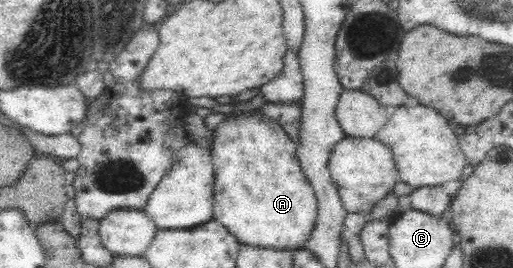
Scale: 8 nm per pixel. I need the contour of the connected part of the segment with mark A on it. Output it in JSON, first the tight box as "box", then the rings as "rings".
{"box":[210,110,317,251],"rings":[[[258,110],[228,117],[214,132],[210,149],[216,184],[214,220],[224,224],[240,244],[289,251],[302,248],[311,237],[317,219],[317,199],[301,170],[297,146],[278,123]]]}

